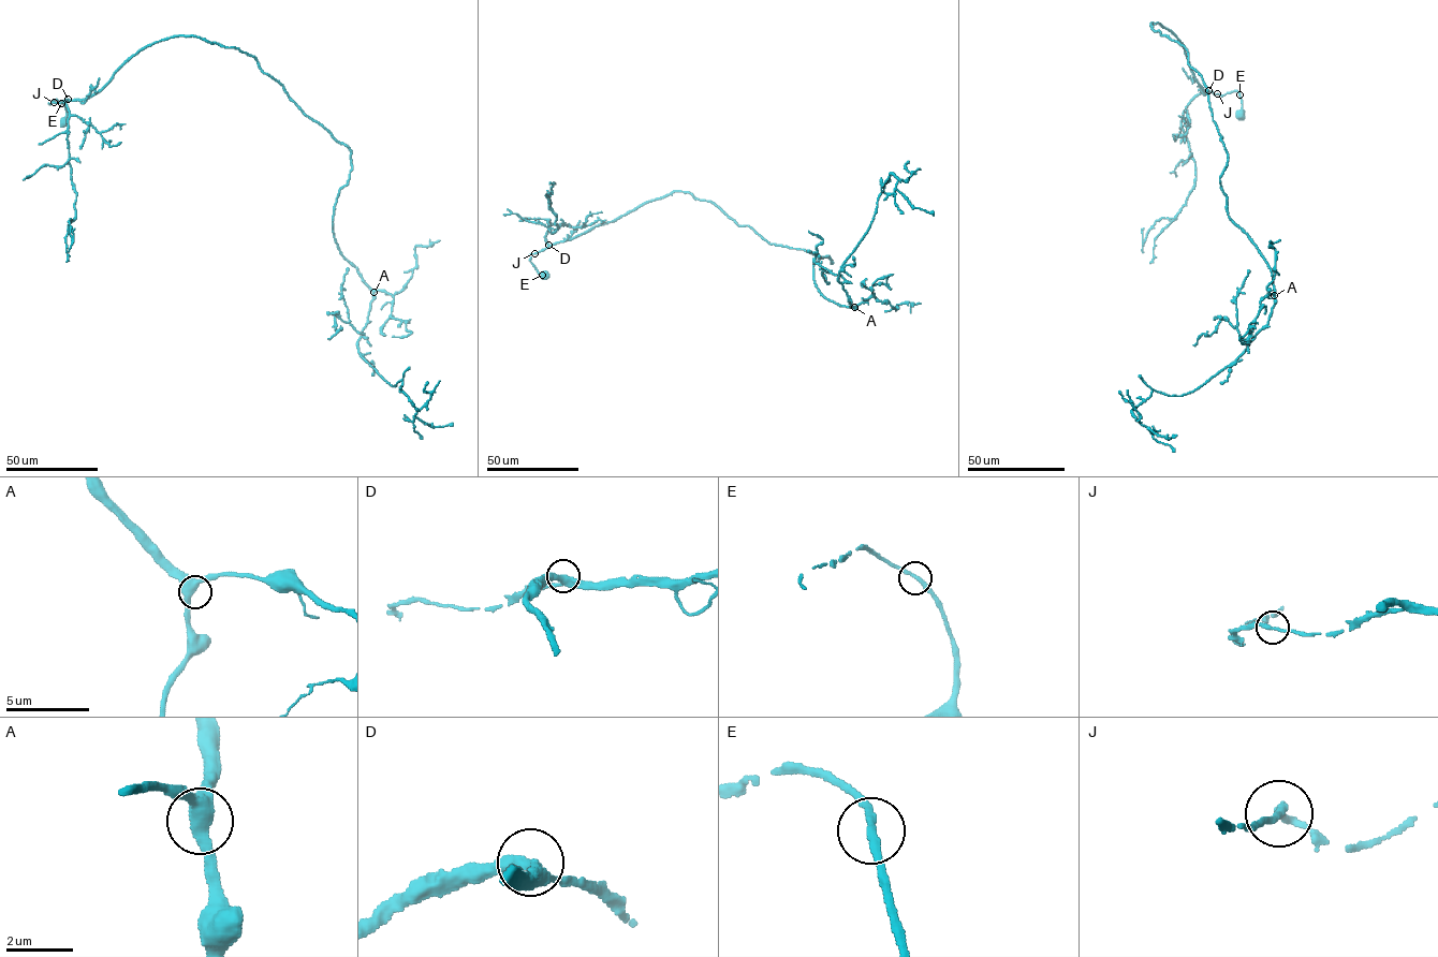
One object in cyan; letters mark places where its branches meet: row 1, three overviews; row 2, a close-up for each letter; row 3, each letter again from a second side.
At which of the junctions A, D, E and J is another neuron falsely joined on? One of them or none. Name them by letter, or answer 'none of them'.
none of them

